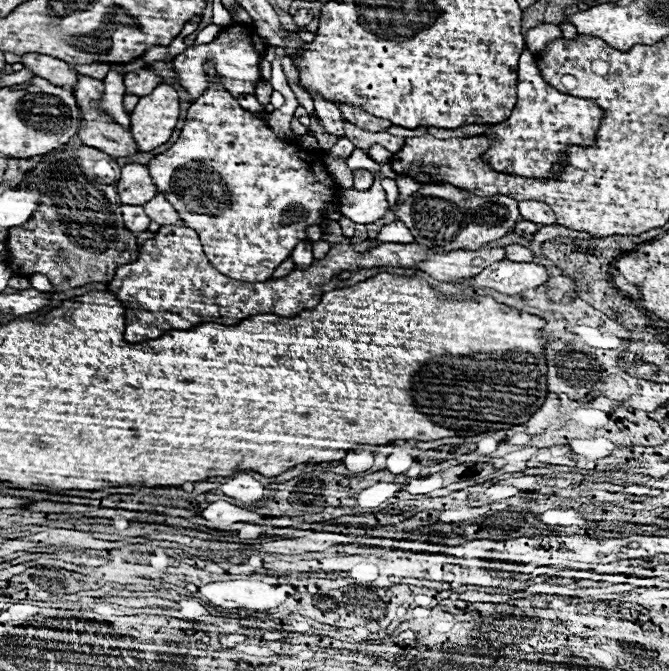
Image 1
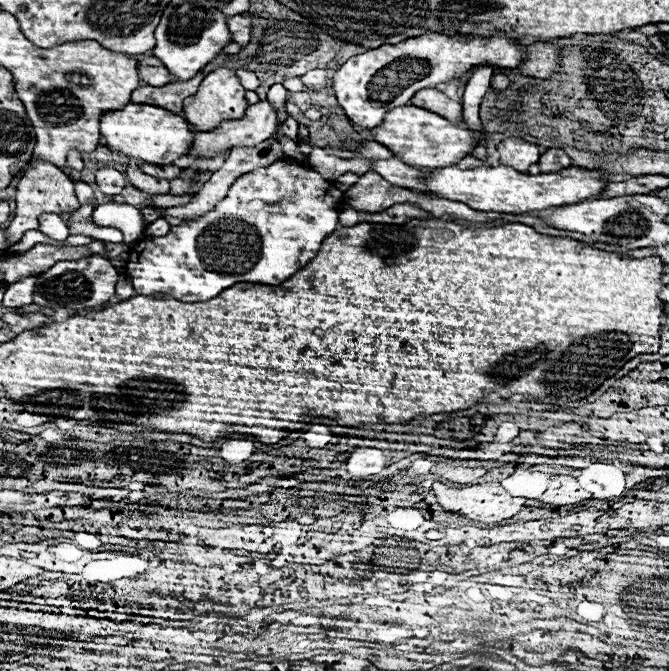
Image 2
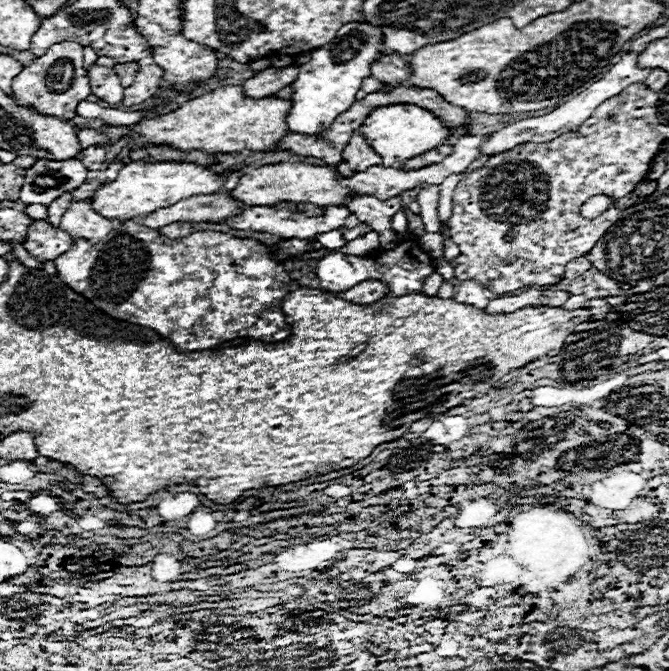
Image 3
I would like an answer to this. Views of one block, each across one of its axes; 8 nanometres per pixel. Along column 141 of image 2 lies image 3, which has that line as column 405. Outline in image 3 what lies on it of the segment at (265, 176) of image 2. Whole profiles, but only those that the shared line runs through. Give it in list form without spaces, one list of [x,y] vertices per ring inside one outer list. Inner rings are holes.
[[[404,240],[392,250],[376,252],[376,254],[364,256],[364,258],[362,256],[346,256],[342,252],[330,252],[324,258],[320,258],[318,266],[316,266],[316,276],[320,280],[320,290],[334,292],[334,294],[336,292],[346,292],[352,286],[360,284],[362,280],[376,278],[376,280],[382,280],[390,288],[392,296],[404,296],[404,294],[412,294],[412,292],[420,290],[426,276],[430,276],[432,272],[434,272],[432,258],[412,240]]]

